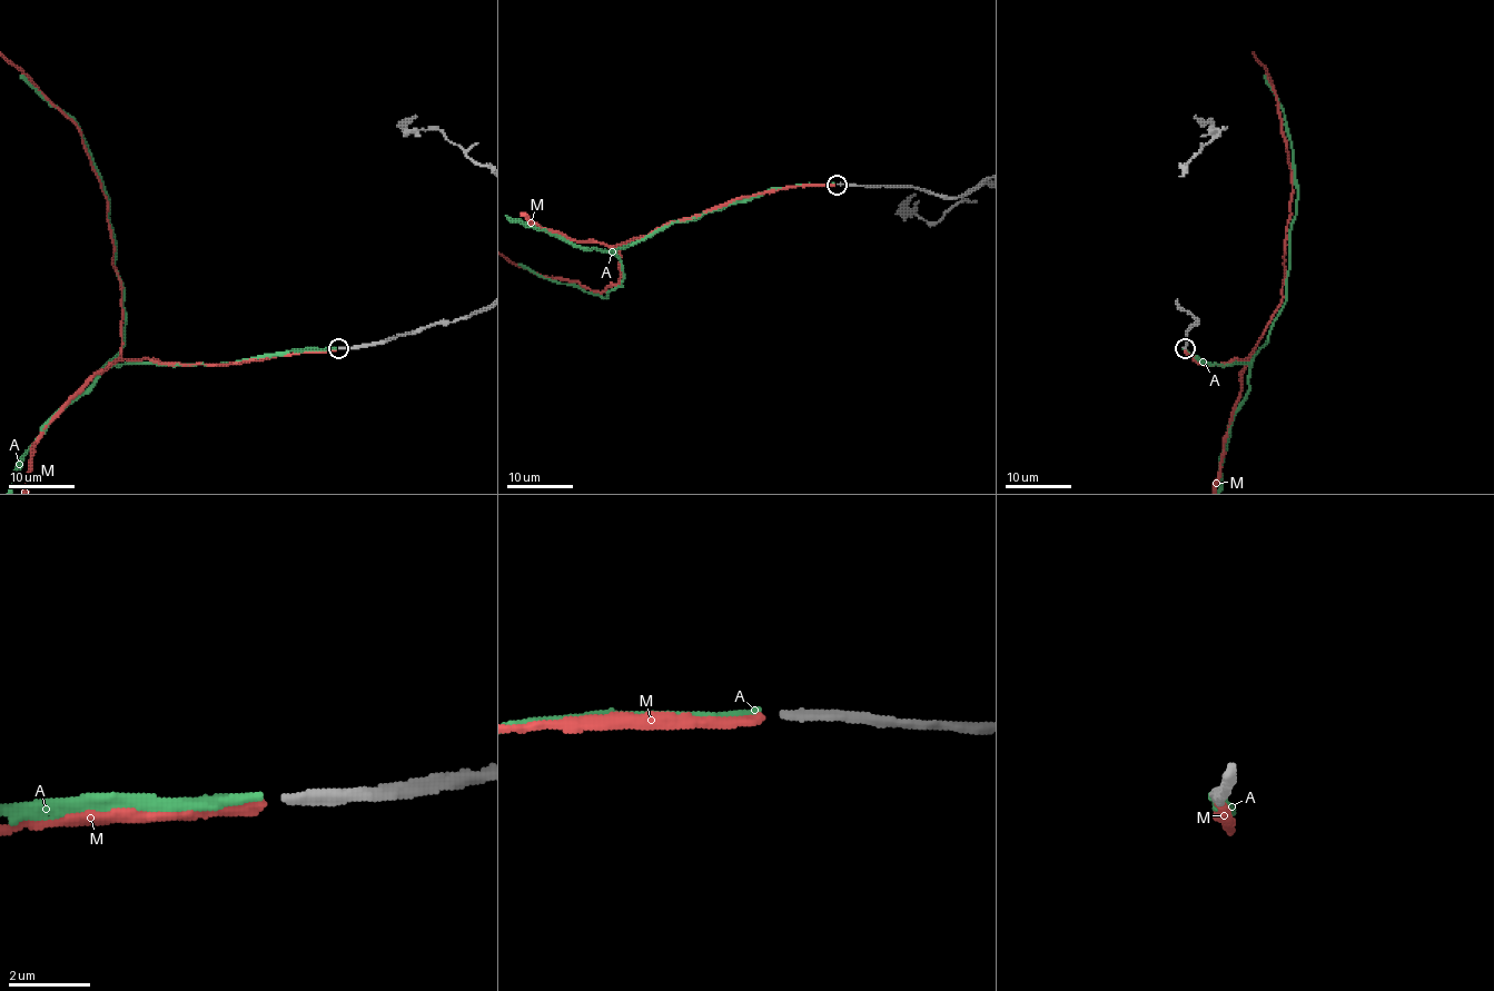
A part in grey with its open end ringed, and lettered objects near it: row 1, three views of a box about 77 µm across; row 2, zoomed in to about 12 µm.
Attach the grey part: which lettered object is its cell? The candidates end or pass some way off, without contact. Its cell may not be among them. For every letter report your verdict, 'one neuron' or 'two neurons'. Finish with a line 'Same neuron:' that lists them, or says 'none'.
A: two neurons
M: one neuron
Same neuron: M

